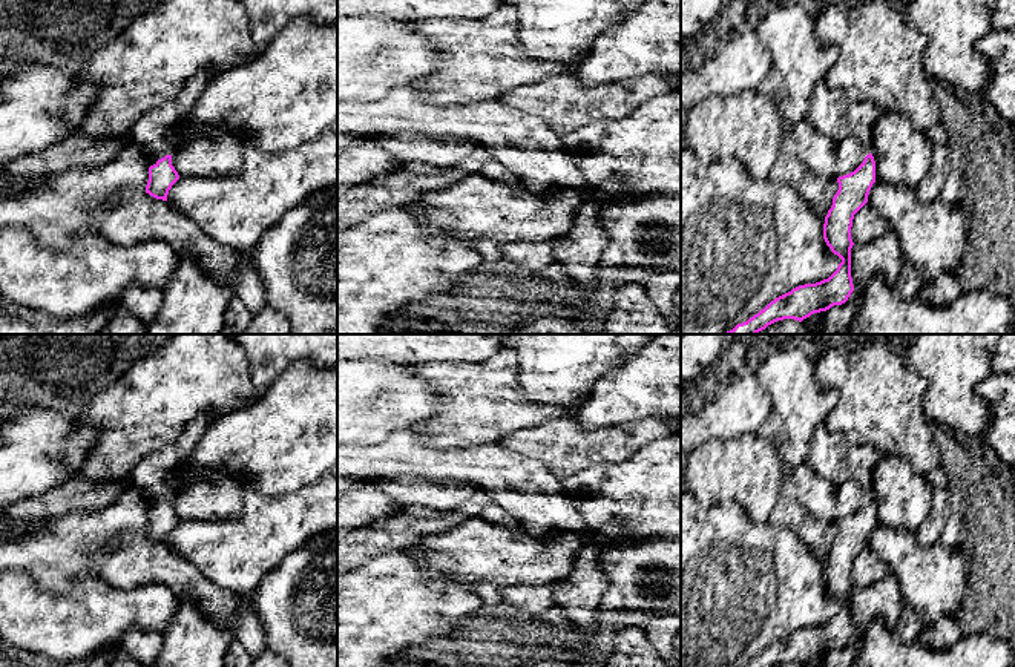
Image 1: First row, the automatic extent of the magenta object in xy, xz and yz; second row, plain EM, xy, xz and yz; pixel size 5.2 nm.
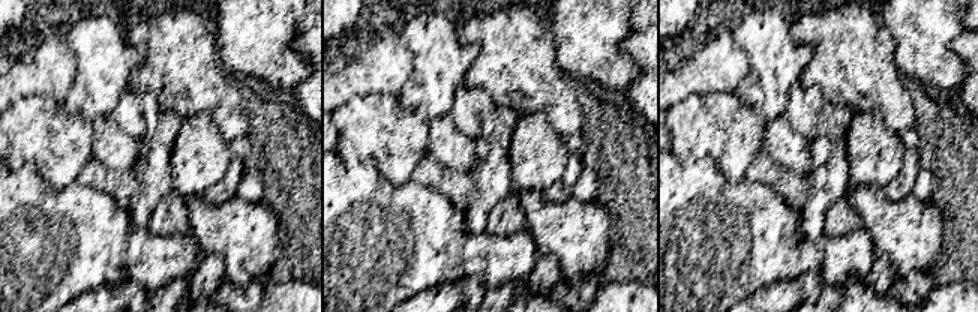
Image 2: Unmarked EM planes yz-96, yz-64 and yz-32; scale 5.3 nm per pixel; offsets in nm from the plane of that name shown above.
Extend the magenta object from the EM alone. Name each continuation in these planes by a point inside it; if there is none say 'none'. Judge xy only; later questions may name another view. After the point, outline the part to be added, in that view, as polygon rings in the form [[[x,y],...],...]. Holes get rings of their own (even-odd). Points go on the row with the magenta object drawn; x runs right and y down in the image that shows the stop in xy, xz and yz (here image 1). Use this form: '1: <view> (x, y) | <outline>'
1: xy (158, 132) | [[[196,74],[172,101],[144,113],[132,126],[130,136],[143,147],[150,166],[166,155],[172,155],[182,141],[181,124],[192,113],[210,80],[210,74]]]

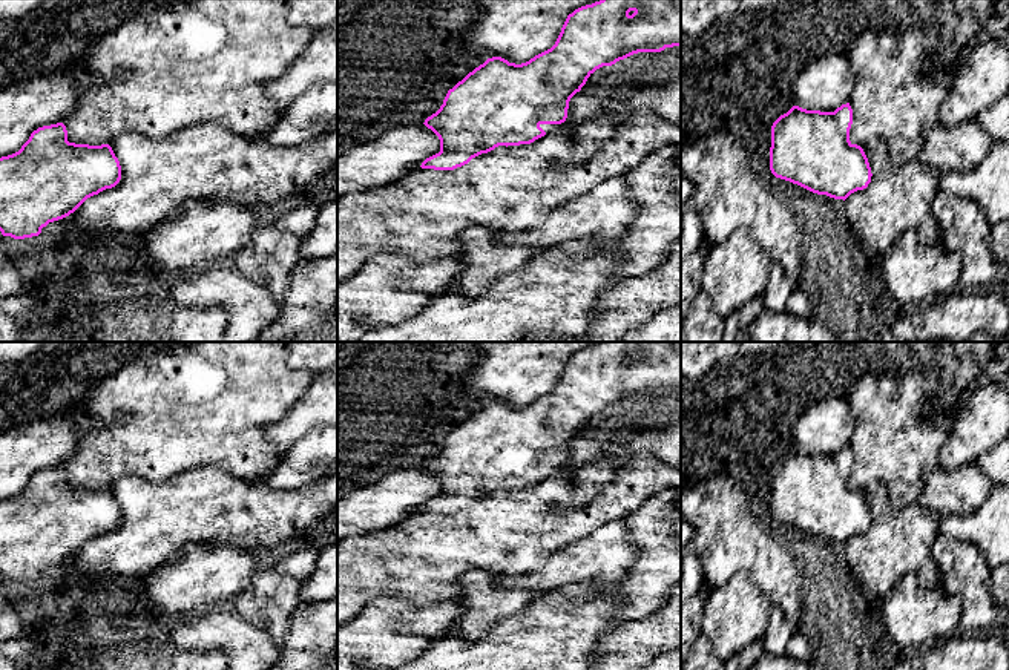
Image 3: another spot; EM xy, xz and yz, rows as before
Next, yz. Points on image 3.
none

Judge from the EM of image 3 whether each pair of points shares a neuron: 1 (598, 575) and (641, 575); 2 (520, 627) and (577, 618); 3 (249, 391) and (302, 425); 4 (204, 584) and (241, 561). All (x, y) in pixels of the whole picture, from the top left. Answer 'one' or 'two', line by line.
1: two
2: one
3: two
4: one

